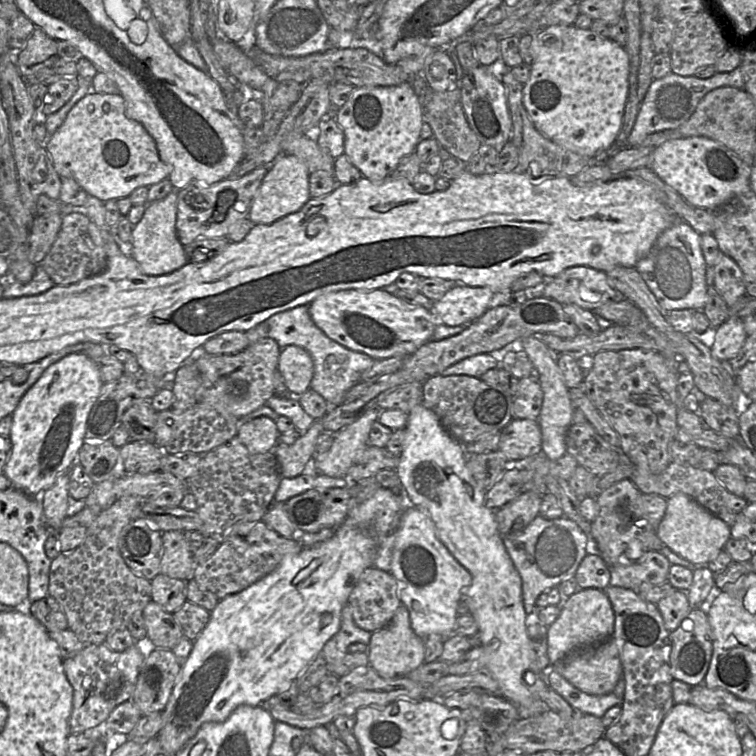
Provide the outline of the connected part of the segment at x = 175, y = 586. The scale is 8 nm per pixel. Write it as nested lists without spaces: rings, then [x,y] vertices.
[[[159,573],[150,582],[152,601],[167,612],[174,613],[187,601],[187,581]]]

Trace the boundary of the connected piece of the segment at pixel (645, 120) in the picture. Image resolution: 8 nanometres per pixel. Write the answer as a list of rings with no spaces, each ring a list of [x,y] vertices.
[[[740,66],[730,72],[716,72],[712,77],[707,79],[697,78],[696,76],[681,76],[674,72],[670,72],[660,79],[653,79],[641,102],[625,147],[637,147],[641,145],[650,134],[664,130],[678,129],[691,117],[701,99],[708,92],[723,86],[744,89],[745,81]]]

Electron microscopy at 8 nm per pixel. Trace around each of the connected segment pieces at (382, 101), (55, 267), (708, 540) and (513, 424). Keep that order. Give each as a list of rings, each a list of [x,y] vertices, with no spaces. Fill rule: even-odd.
[[[403,82],[395,86],[355,87],[348,101],[339,108],[336,121],[344,132],[344,153],[356,166],[362,176],[373,182],[385,180],[397,167],[399,161],[415,151],[421,140],[423,109],[411,83]]]
[[[63,215],[61,229],[47,255],[39,263],[56,285],[67,286],[97,275],[107,267],[105,242],[99,227],[86,215]]]
[[[684,493],[667,499],[665,515],[655,533],[669,549],[696,566],[706,566],[714,560],[731,538],[730,527],[723,520]]]
[[[513,419],[502,430],[497,452],[506,462],[541,453],[542,434],[537,420]]]

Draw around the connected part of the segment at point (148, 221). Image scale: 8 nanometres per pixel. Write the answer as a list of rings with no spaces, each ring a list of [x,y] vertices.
[[[174,187],[174,189],[165,198],[163,198],[161,200],[158,200],[158,201],[154,201],[152,203],[148,203],[146,205],[146,209],[144,211],[144,214],[143,214],[141,220],[133,227],[132,242],[131,242],[132,243],[131,257],[138,263],[141,270],[147,275],[168,274],[170,272],[173,272],[173,271],[179,269],[180,267],[182,267],[183,265],[186,264],[186,258],[185,258],[185,254],[184,254],[183,245],[178,240],[177,232],[176,232],[176,207],[177,207],[177,193],[178,193],[178,190],[180,190],[180,189],[176,189]]]

